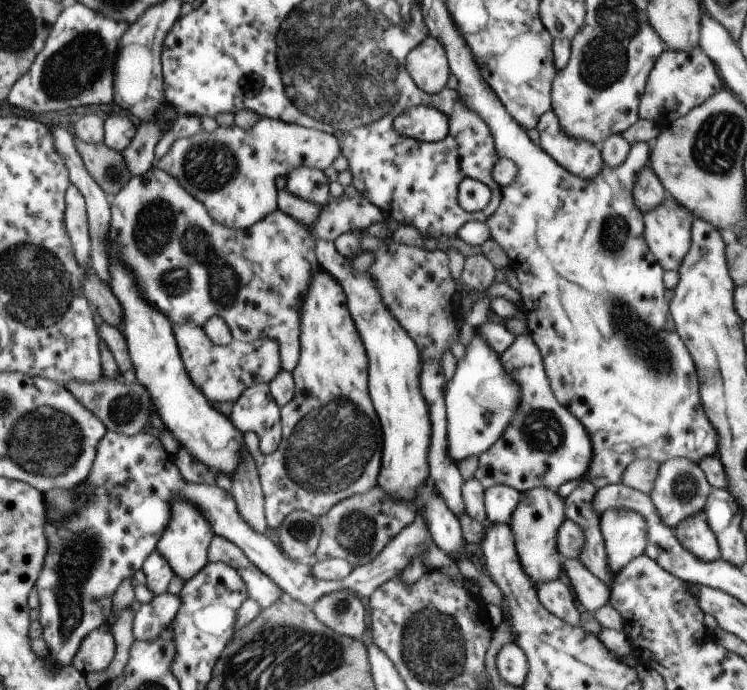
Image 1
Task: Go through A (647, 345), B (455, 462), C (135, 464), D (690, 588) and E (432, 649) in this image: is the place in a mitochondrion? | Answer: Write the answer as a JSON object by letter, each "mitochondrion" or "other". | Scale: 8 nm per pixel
{"A":"mitochondrion","B":"other","C":"other","D":"other","E":"mitochondrion"}

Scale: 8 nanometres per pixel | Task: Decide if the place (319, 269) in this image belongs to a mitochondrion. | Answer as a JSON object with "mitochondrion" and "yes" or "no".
{"mitochondrion":"no"}

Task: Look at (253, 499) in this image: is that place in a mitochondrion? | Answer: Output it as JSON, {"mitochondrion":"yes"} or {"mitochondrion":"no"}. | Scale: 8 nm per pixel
{"mitochondrion":"no"}

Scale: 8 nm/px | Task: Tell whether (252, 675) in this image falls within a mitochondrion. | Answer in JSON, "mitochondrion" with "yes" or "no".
{"mitochondrion":"yes"}

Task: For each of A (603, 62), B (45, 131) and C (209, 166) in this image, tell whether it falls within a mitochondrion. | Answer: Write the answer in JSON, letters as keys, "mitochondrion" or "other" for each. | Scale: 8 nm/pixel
{"A":"mitochondrion","B":"other","C":"mitochondrion"}

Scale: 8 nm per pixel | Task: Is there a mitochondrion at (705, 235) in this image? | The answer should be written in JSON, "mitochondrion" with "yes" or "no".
{"mitochondrion":"no"}

